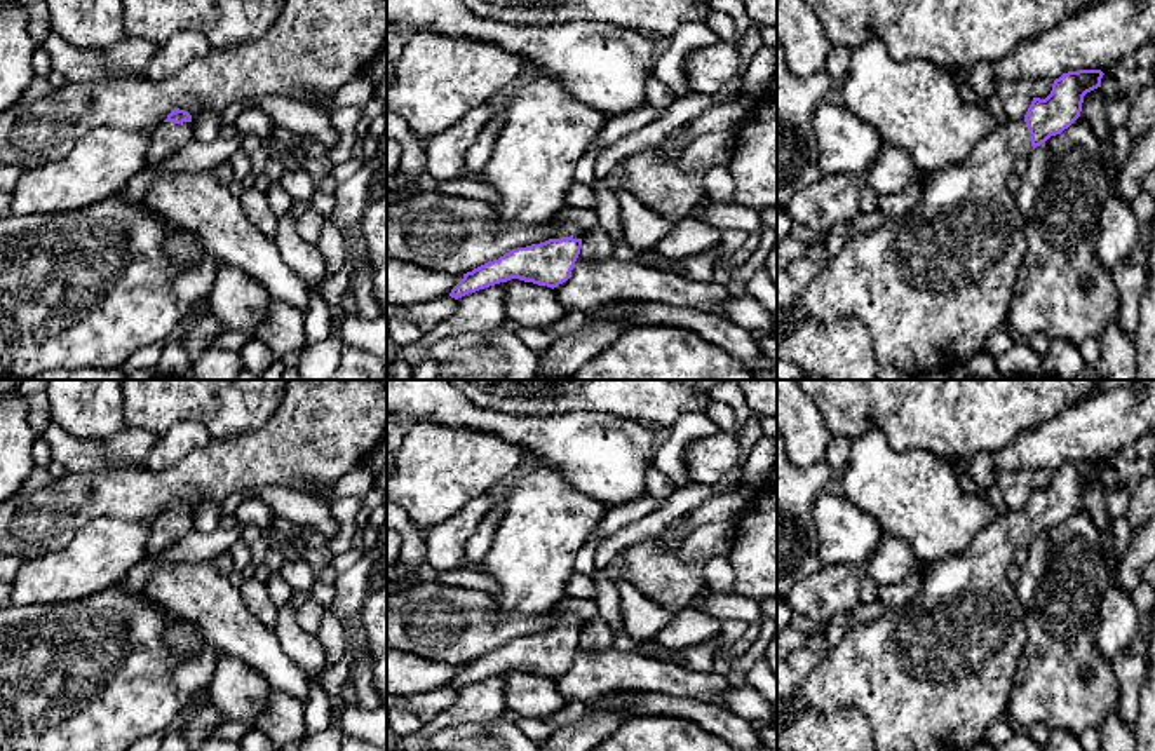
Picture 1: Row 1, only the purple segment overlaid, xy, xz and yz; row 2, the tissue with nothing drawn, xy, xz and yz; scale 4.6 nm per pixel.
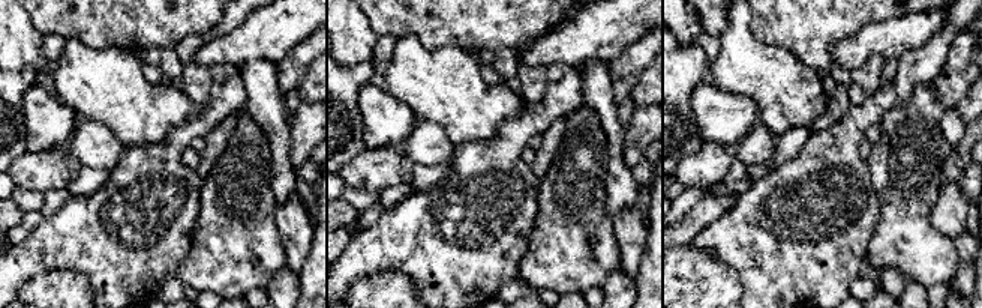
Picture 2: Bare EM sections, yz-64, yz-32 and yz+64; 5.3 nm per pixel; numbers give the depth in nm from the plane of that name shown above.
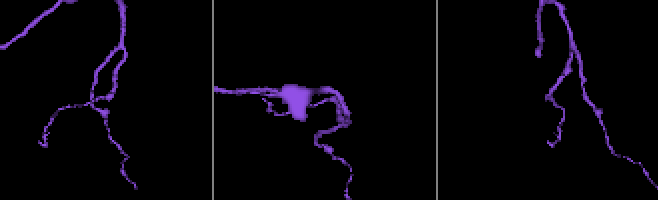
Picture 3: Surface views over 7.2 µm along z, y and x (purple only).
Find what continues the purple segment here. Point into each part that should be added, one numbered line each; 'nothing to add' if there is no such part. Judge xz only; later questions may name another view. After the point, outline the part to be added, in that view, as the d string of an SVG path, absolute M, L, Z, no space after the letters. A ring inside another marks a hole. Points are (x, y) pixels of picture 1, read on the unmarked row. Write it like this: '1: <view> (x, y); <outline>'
1: xz (563, 619); M554 610L554 613L556 613L556 624L550 629L564 629L564 627L582 629L584 626L584 619L580 619L575 613L559 610Z

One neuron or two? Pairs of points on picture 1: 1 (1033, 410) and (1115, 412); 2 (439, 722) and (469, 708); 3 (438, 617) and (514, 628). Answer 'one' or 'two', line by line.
1: two
2: one
3: one

